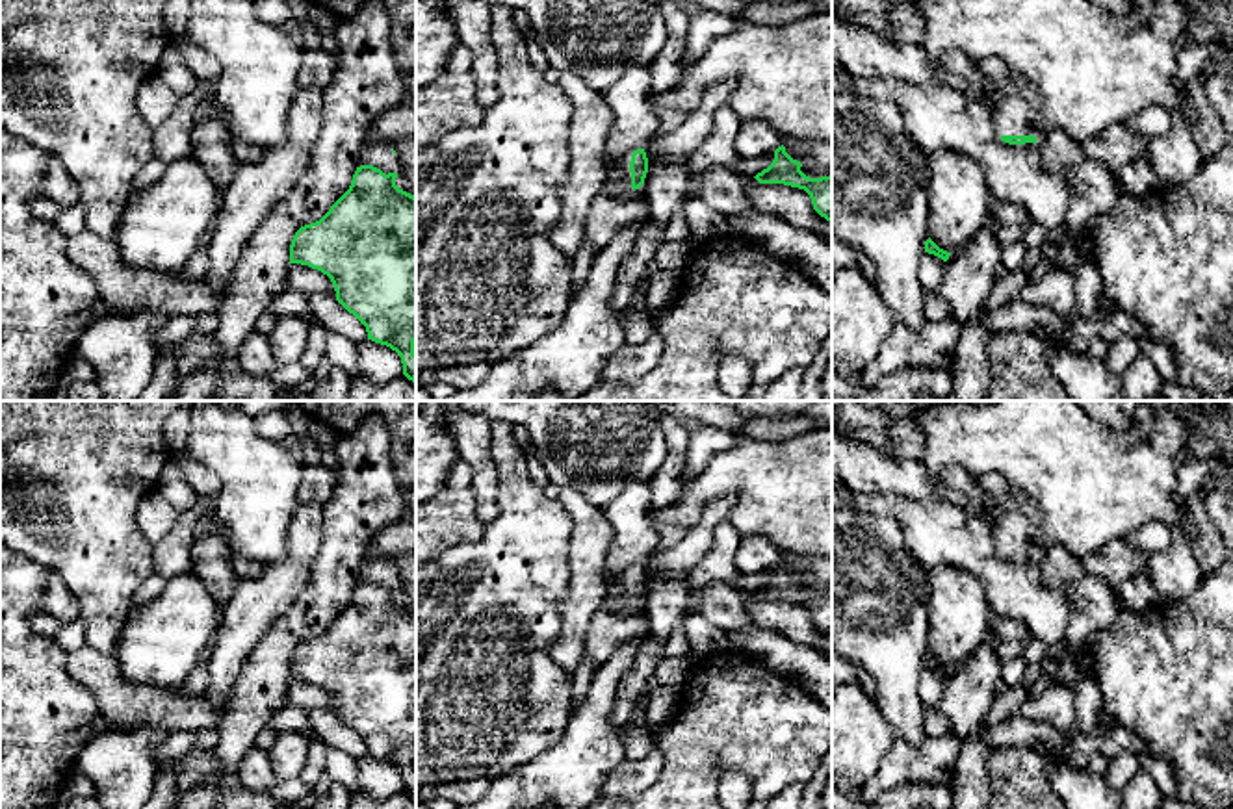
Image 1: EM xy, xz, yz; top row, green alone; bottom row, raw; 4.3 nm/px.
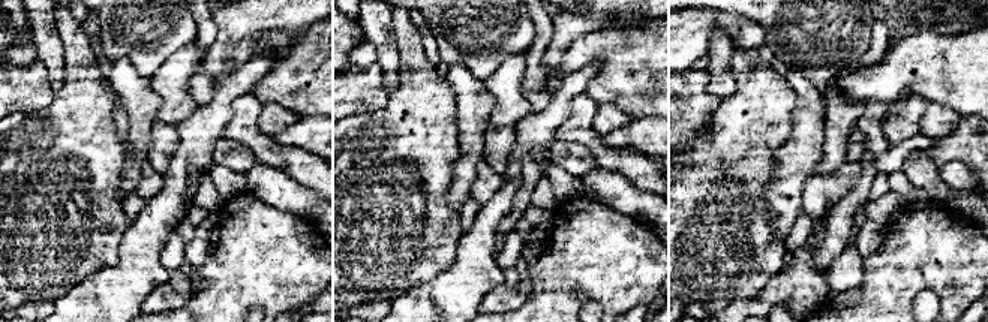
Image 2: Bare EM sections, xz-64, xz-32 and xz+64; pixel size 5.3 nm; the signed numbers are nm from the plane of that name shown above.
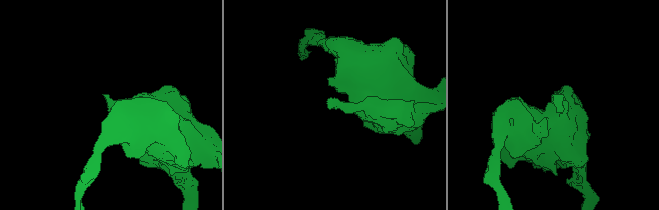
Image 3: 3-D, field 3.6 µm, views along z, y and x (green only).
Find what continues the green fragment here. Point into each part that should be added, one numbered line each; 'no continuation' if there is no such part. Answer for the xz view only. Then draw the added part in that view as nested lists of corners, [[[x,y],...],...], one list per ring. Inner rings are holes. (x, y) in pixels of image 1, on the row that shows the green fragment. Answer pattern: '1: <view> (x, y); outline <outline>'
1: xz (628, 192); outline [[[628,154],[620,163],[616,163],[624,171],[624,176],[626,176],[624,191],[618,197],[618,200],[629,200],[633,197],[631,173],[629,173],[631,154]]]

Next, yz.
1: yz (1020, 106); outline [[[984,61],[982,72],[1003,91],[999,108],[992,111],[997,135],[1034,135],[1042,141],[1042,130],[1034,124],[1042,111],[1038,91],[1029,85],[1018,87],[999,61]]]

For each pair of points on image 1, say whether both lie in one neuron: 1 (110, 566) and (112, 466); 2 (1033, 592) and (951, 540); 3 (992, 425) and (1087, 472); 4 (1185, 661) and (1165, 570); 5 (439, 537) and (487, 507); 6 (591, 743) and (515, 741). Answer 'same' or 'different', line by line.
1: same
2: same
3: same
4: different
5: different
6: different

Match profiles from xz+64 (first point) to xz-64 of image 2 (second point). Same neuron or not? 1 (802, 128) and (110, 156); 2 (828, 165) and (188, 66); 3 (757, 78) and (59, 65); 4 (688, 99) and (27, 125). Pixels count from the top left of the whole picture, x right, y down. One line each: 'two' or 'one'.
1: two
2: one
3: two
4: two

